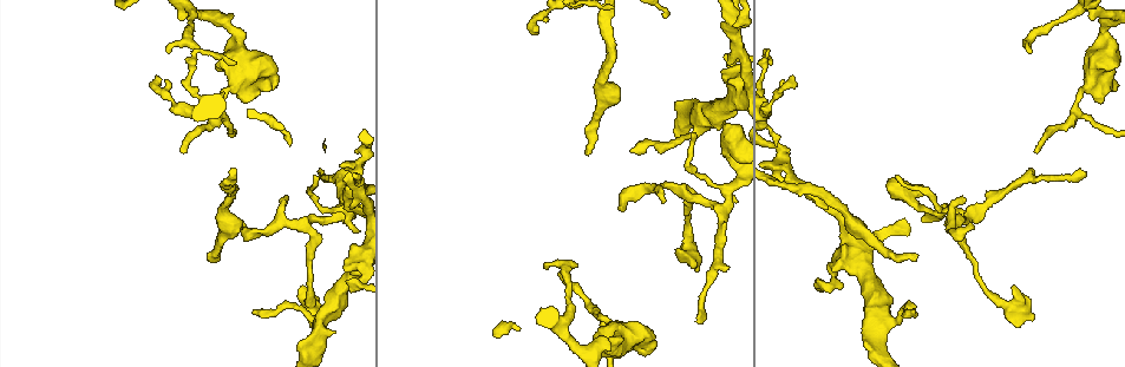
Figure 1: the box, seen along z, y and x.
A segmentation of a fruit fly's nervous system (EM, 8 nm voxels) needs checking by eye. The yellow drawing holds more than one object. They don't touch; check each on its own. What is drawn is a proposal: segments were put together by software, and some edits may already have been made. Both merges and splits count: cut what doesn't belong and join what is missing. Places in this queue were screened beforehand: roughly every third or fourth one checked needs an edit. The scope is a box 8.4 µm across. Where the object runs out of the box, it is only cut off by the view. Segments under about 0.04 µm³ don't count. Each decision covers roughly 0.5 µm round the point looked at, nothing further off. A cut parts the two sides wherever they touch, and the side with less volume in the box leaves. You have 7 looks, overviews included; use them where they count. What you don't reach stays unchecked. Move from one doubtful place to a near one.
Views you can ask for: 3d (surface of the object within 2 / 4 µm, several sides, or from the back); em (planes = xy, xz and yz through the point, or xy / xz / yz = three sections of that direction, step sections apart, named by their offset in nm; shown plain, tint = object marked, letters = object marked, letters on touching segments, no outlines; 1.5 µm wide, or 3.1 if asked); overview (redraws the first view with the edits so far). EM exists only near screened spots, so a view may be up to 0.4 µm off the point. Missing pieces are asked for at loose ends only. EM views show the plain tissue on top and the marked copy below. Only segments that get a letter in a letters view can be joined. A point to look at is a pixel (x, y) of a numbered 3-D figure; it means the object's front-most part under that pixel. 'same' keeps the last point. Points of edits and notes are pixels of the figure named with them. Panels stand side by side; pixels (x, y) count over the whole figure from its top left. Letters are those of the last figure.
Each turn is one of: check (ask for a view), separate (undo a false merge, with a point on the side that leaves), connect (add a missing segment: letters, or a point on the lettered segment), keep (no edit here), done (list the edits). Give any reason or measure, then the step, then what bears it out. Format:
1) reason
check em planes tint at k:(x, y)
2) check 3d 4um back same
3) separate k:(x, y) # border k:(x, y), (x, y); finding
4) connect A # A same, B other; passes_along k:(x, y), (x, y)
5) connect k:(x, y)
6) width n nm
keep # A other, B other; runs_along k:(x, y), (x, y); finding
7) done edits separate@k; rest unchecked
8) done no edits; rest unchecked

tapers out
check 3d 4um at 1:(182, 152)

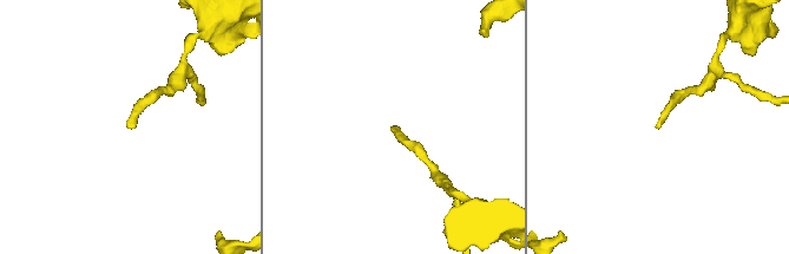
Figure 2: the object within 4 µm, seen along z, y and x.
check em planes tint at 2:(391, 129)

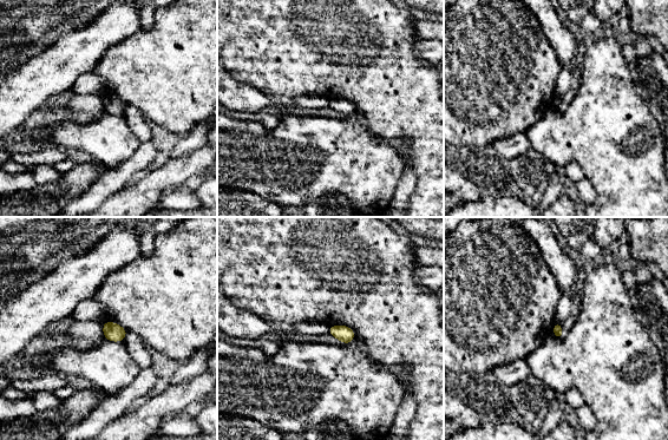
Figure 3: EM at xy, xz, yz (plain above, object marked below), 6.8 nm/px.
check em planes letters same

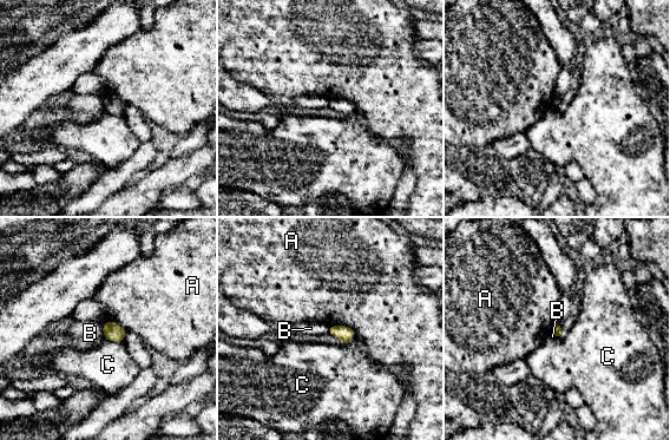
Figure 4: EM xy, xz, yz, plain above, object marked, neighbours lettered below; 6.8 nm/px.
longest_contact A 190 nm
keep # A other, B other, C other; no lettered segment goes on from it

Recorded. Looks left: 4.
a narrow waist
check em xz step 4 tint at 1:(603, 342)

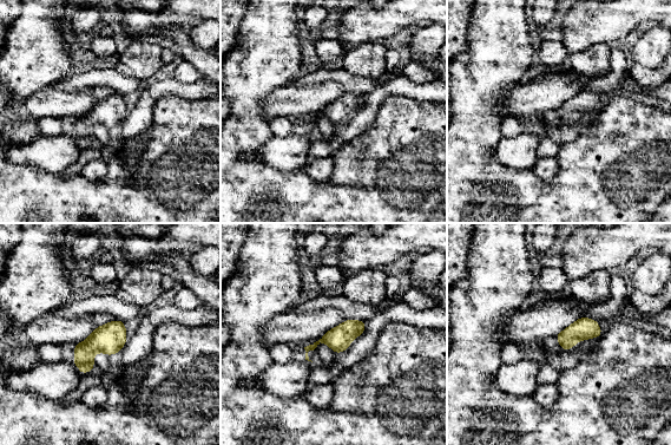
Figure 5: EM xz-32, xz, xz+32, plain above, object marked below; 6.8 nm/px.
check em planes letters same

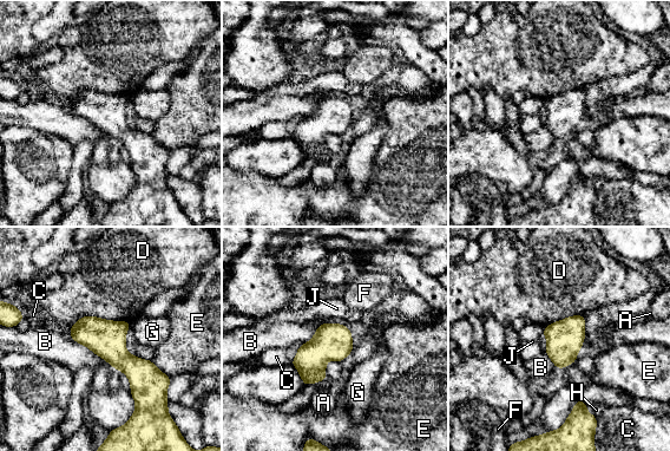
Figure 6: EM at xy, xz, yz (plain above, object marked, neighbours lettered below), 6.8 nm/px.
width 240 nm; longest_contact D 440 nm
keep # A other, B other, C other, D other, E other, F other, G other, H other, J other; continuous, no second neuron

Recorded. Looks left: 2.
an open end
check em xy step 4 tint at 1:(536, 25)

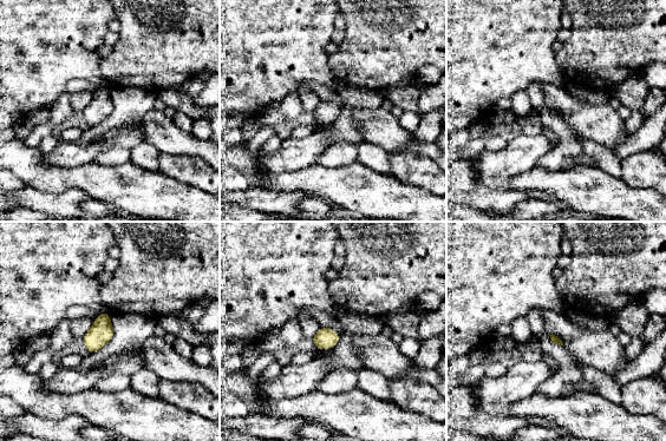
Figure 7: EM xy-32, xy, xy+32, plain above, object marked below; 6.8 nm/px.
check em planes letters same

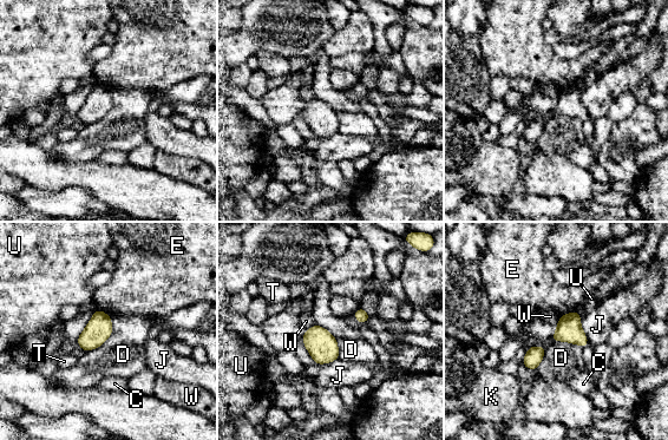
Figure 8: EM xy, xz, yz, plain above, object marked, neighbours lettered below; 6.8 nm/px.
keep # C other, D other, E other, J other, K other, T other, U other, W other; border 8:(111, 316), (111, 334), (84, 352); none of them fits

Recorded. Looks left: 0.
done no edits; rest unchecked

